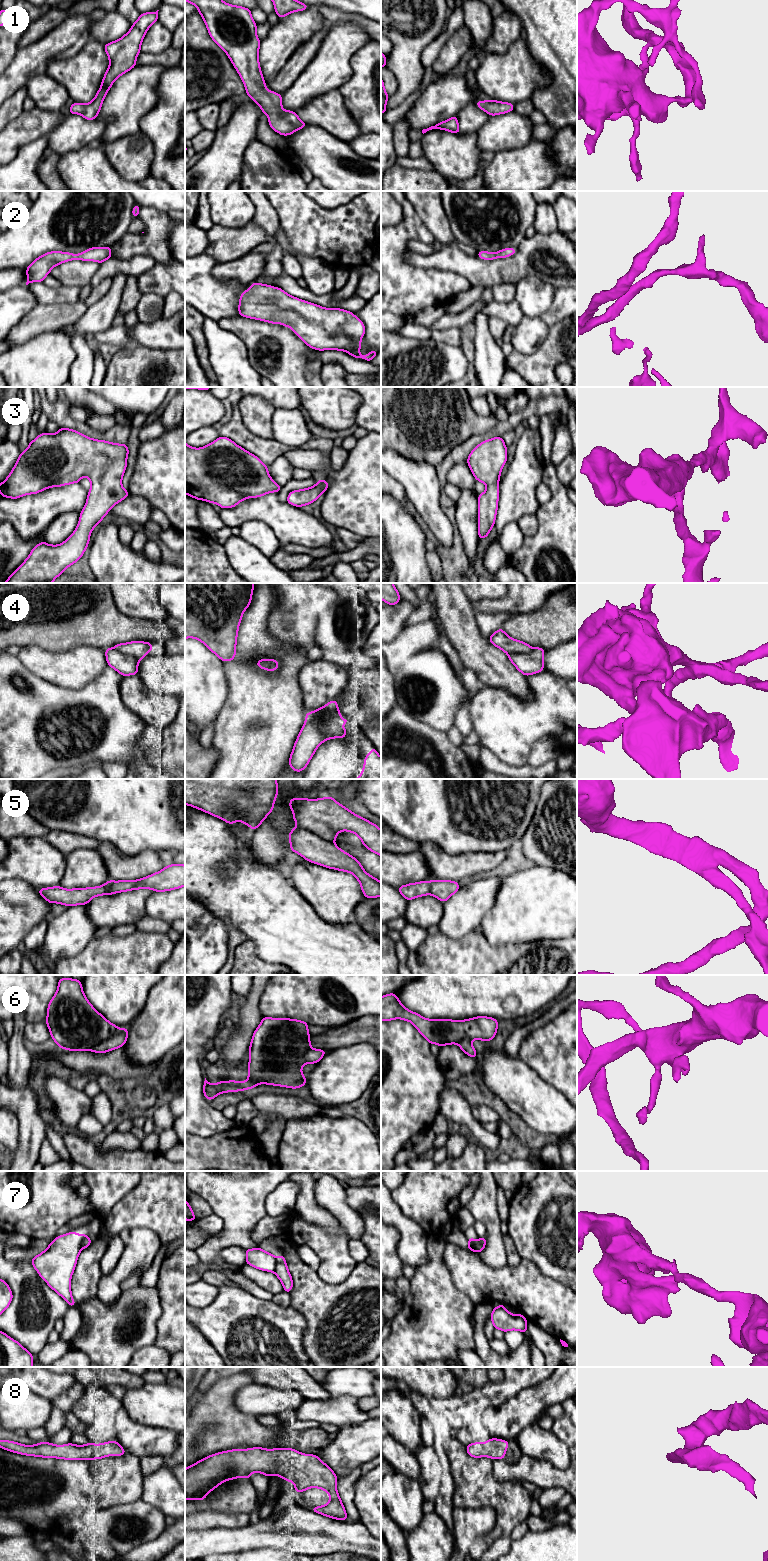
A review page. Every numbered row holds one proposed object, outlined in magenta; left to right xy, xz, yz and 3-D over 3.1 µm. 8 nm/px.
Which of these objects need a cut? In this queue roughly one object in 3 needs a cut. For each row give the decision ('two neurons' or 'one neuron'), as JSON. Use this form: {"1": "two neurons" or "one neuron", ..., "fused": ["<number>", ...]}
{"1": "one neuron", "2": "one neuron", "3": "one neuron", "4": "one neuron", "5": "one neuron", "6": "two neurons", "7": "two neurons", "8": "one neuron", "fused": ["6", "7"]}

